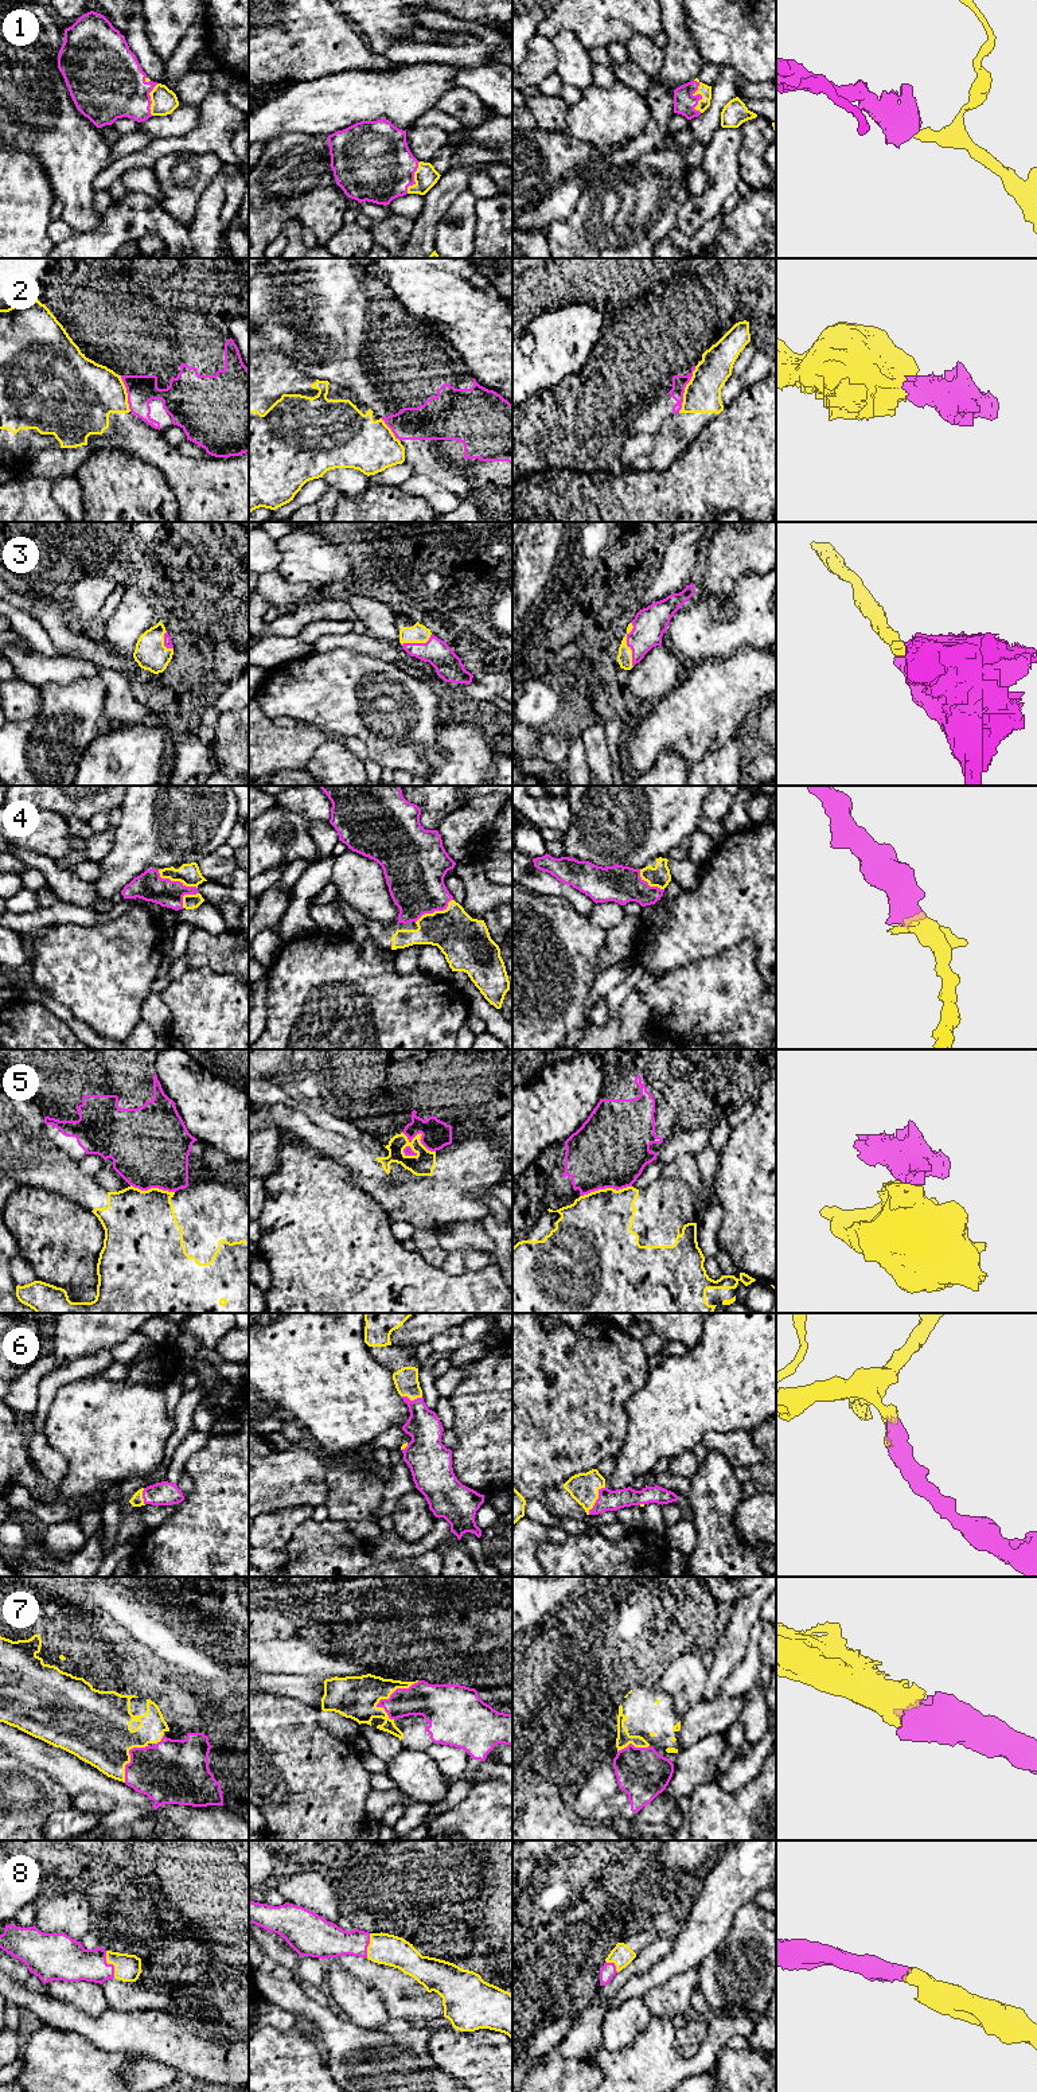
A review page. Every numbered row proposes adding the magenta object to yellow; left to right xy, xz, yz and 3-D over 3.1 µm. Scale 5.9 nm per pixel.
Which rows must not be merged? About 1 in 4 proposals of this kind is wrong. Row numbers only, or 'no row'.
2, 5

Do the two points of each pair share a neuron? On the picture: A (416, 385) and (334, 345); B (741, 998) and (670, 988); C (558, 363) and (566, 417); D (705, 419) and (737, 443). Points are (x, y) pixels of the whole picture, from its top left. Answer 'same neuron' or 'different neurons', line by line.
A: same neuron
B: same neuron
C: different neurons
D: different neurons

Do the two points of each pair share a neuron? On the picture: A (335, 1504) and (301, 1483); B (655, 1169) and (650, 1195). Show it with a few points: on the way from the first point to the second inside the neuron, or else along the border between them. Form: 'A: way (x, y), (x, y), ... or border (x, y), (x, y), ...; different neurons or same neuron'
A: border (327, 1467), (326, 1502), (323, 1504); different neurons
B: border (661, 1175), (639, 1189); different neurons

